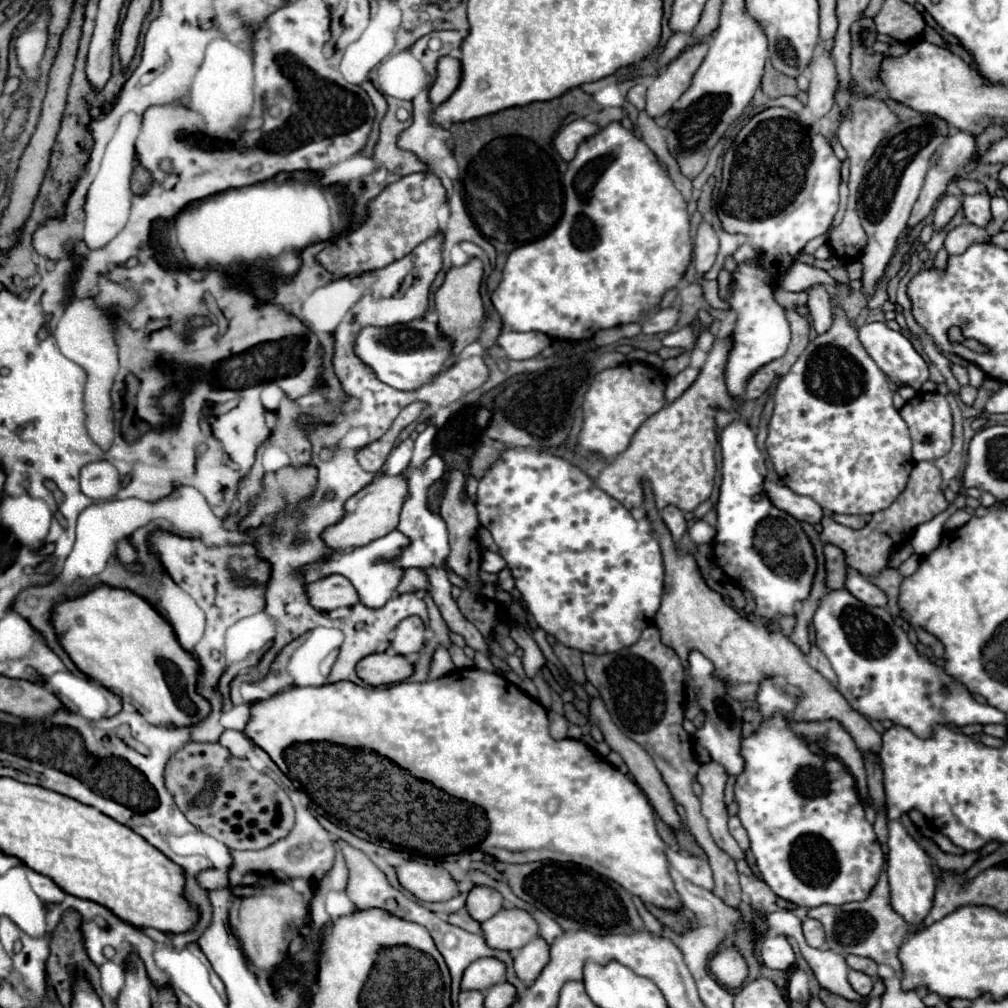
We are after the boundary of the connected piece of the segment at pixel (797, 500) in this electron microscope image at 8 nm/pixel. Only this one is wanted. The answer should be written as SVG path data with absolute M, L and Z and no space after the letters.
M766 481L764 483L764 491L770 495L772 503L778 509L790 513L798 521L806 521L806 523L812 523L814 525L814 523L820 523L820 519L824 517L824 509L814 499L804 497L804 495L798 495L792 489L784 487L784 485Z

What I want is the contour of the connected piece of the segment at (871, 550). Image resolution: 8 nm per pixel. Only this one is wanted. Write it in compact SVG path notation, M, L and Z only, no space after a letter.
M922 461L922 463L916 463L912 473L910 473L910 479L908 479L908 485L906 489L900 493L900 497L888 507L888 509L882 509L878 513L872 515L870 523L862 529L850 529L846 525L840 525L836 521L832 521L832 517L824 517L822 519L822 543L834 543L838 545L844 553L846 553L846 563L848 567L854 567L858 569L862 575L876 575L878 571L882 571L886 567L886 561L888 561L888 555L902 547L910 535L914 533L914 529L920 525L920 523L926 523L930 521L932 517L936 517L938 513L946 511L948 507L948 501L944 499L944 493L940 489L942 485L942 475L938 471L936 465L928 463L928 461Z

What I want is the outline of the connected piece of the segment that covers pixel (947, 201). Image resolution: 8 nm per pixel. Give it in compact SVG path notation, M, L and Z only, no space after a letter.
M944 195L944 197L938 201L938 207L936 207L936 211L934 211L934 219L932 219L934 233L940 231L940 229L956 215L958 209L960 209L960 199L954 197L954 195Z

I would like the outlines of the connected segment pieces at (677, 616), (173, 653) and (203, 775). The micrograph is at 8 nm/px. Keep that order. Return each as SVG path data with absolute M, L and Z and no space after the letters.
M644 483L644 487L646 487L646 513L652 529L660 539L664 567L666 567L664 595L662 595L662 605L656 613L656 627L660 629L662 641L678 653L684 669L688 671L688 653L700 651L704 657L712 661L716 677L722 677L722 681L730 689L730 695L740 697L740 703L746 707L758 707L756 691L760 687L760 681L772 677L784 677L788 685L794 685L802 691L802 697L798 697L796 701L796 709L786 717L790 717L792 721L806 721L806 723L836 719L852 735L862 755L866 753L878 755L882 747L880 733L858 711L854 711L848 705L848 701L840 695L838 689L834 689L824 677L820 677L820 673L816 673L816 669L812 669L806 663L804 653L796 645L792 645L792 641L780 631L772 631L764 625L746 621L734 607L724 603L720 593L712 591L706 585L692 555L682 557L676 553L672 537L668 535L668 529L660 521L660 515L654 507L648 483Z
M100 585L84 597L56 605L54 627L78 669L134 705L148 723L192 727L210 715L210 703L196 691L198 661L176 641L172 625L136 593Z
M190 741L180 749L168 763L166 787L174 795L176 805L206 835L222 841L230 849L264 849L280 839L284 839L294 827L294 807L286 791L276 785L266 773L256 771L246 759L234 757L220 743L194 743Z

